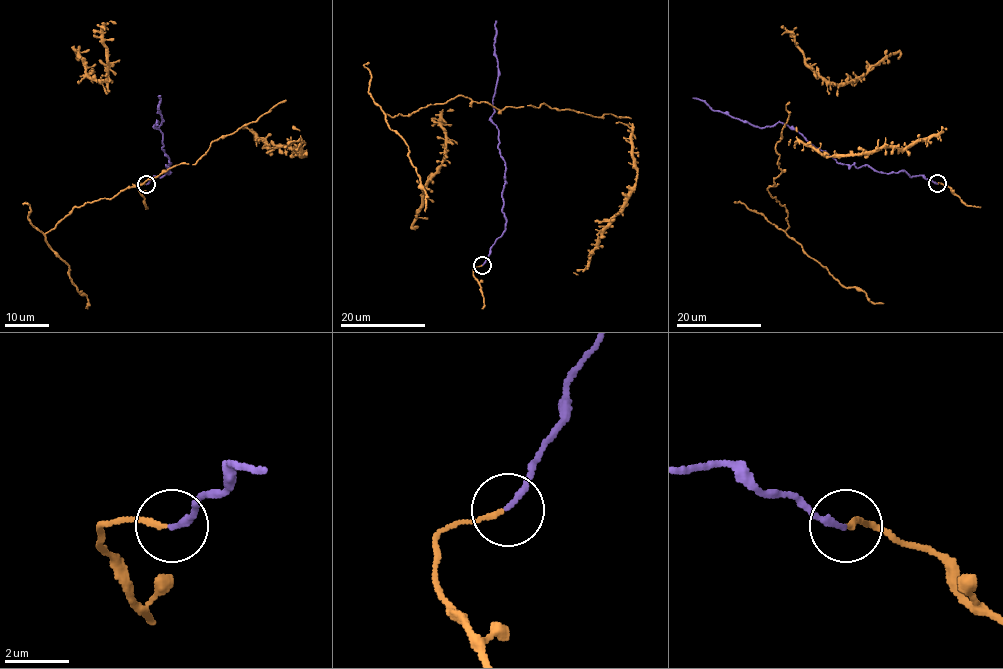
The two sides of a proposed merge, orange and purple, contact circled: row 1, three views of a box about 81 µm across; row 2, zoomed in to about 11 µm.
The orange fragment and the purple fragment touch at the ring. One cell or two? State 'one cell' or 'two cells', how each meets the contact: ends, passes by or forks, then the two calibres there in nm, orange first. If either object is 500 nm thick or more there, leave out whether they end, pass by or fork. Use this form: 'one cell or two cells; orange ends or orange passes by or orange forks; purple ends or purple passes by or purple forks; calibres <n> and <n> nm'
one cell; orange ends; purple ends; calibres 160 and 190 nm

